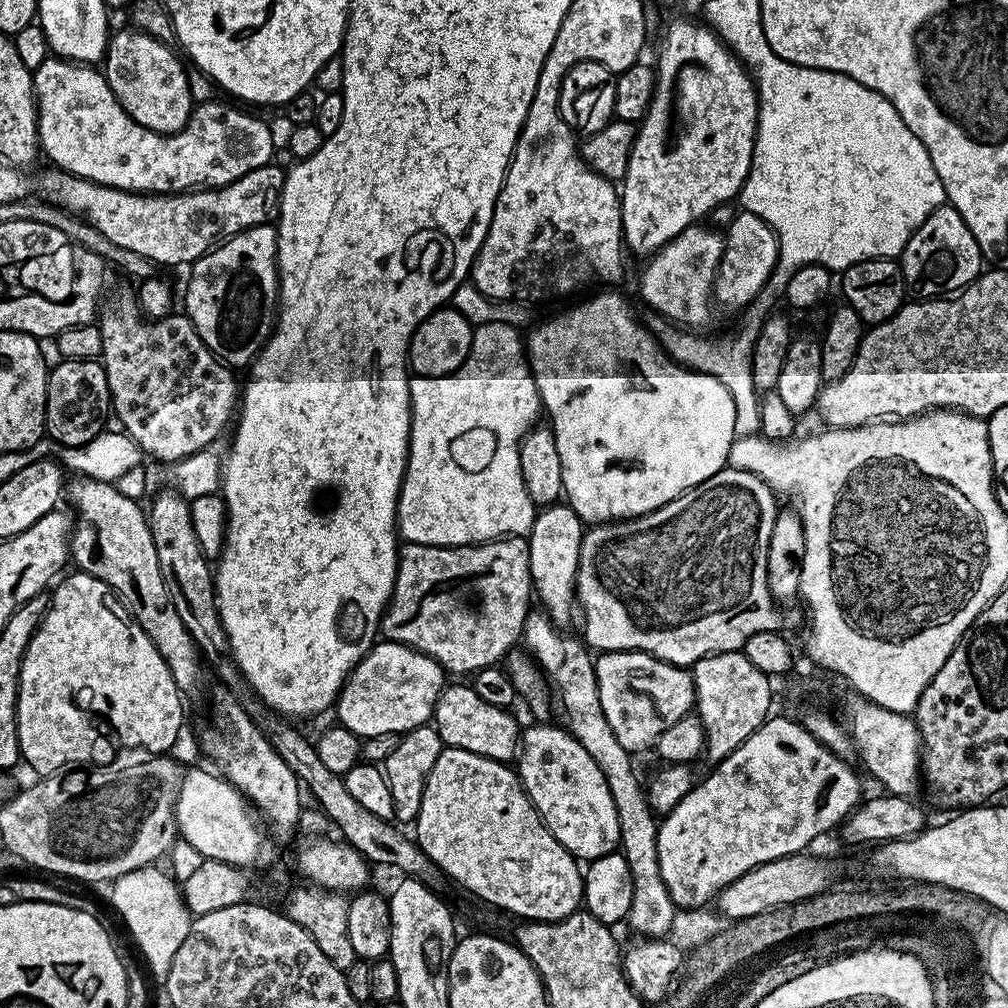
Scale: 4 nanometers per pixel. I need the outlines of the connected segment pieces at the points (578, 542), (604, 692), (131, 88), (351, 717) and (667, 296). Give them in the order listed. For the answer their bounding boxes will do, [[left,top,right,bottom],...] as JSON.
[[528,502,586,626],[594,652,696,754],[102,26,194,136],[334,639,446,738],[640,224,725,330]]

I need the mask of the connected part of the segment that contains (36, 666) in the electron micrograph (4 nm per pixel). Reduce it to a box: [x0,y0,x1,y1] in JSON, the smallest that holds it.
[16,570,185,774]

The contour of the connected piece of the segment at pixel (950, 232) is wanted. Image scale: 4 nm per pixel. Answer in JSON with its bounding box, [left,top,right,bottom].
[898,206,982,298]

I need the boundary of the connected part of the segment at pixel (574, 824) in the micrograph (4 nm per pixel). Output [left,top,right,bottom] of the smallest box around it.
[518,722,620,862]

